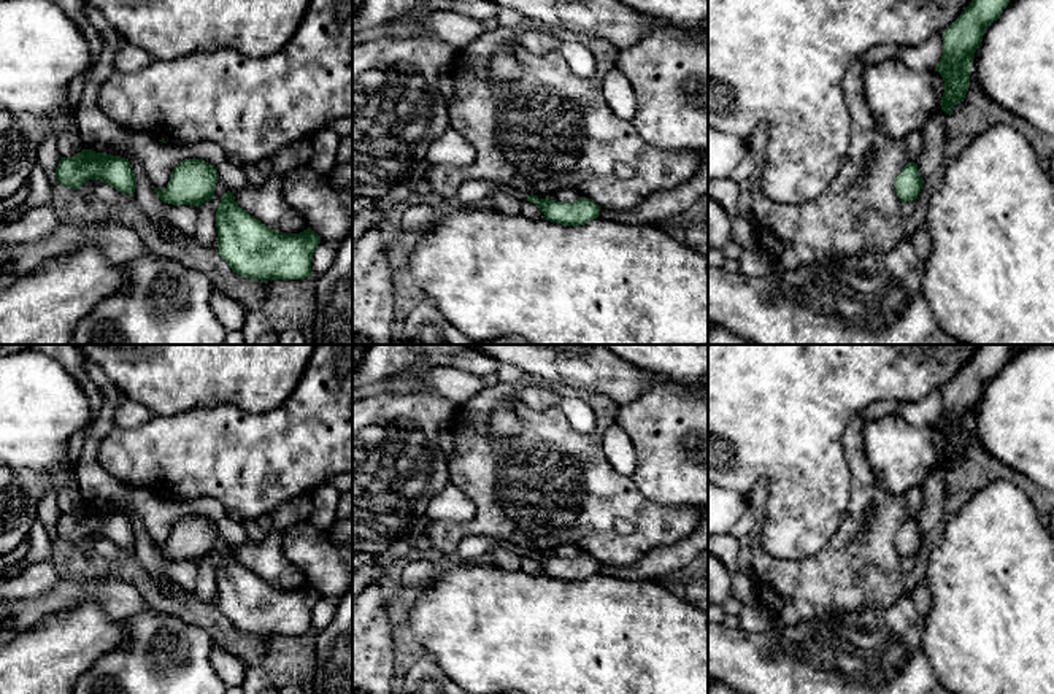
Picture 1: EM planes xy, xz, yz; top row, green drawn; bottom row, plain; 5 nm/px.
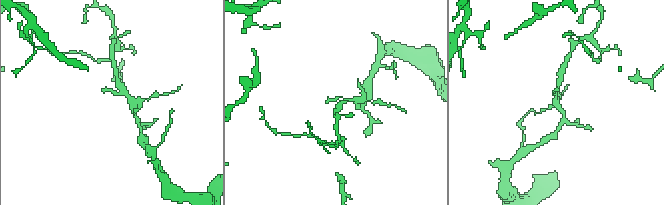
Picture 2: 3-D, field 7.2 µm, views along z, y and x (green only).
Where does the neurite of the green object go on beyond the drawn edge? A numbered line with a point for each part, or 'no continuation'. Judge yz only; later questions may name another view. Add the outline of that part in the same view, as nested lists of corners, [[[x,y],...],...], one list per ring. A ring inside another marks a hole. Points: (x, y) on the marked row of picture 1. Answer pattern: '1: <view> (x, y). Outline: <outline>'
no continuation

